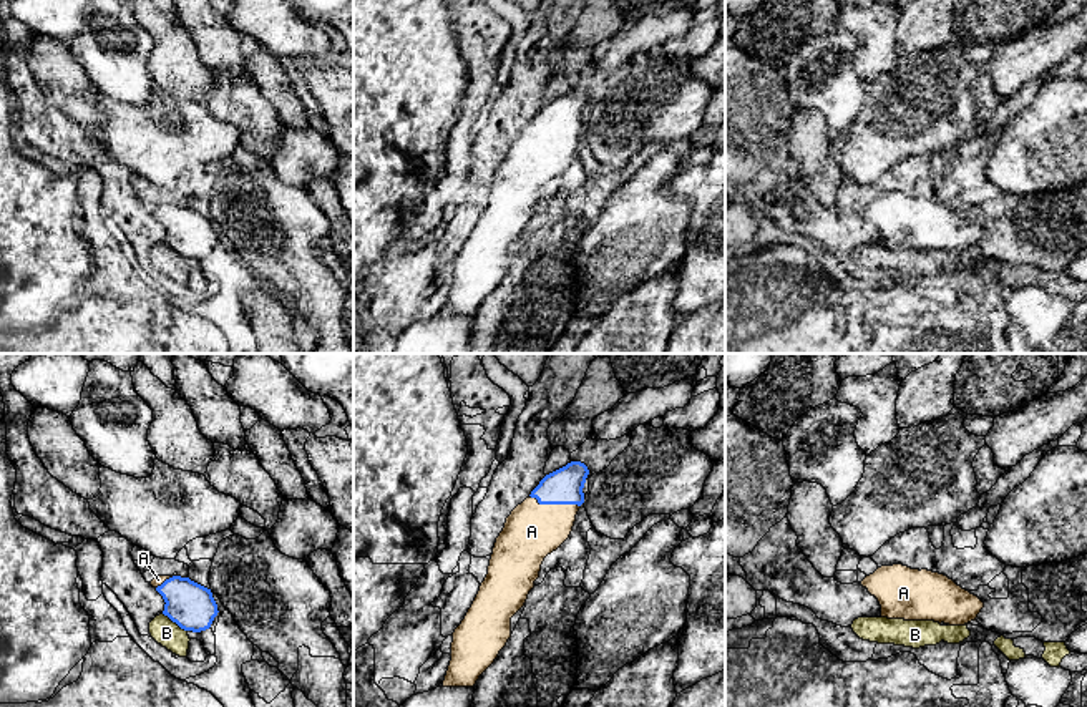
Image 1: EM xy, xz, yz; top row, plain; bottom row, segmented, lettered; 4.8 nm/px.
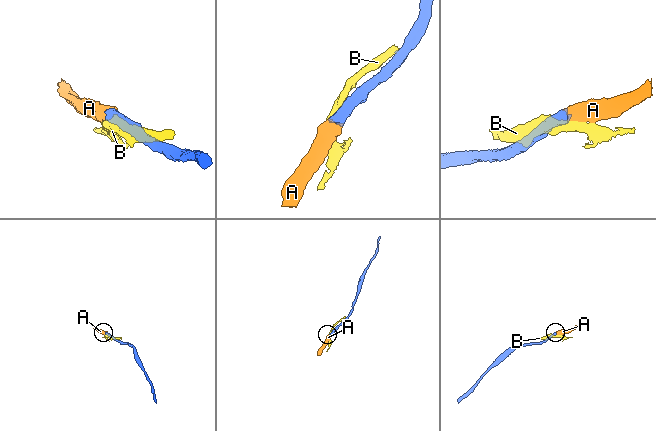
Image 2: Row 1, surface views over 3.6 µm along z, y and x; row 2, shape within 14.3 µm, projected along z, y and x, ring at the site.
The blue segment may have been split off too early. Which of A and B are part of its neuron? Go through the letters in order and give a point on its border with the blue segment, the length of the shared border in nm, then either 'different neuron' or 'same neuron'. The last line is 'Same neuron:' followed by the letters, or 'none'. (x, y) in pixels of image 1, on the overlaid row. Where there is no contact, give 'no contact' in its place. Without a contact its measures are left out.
A: xz (555, 503) | 260 nm | same neuron
B: xy (175, 621) | 150 nm | different neuron
Same neuron: A

